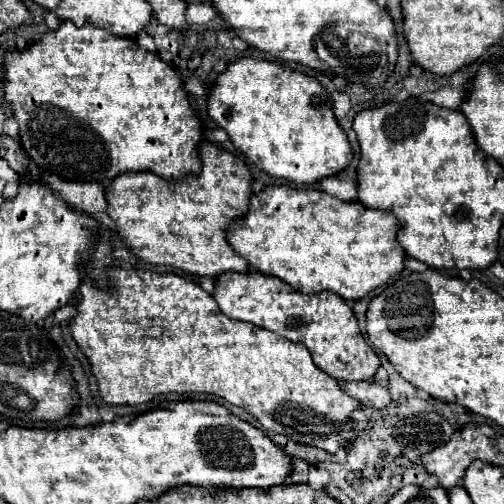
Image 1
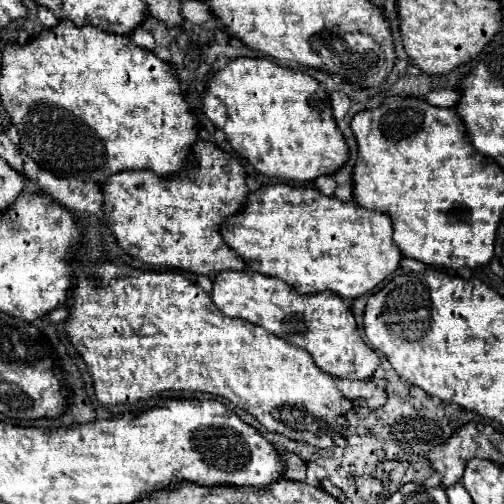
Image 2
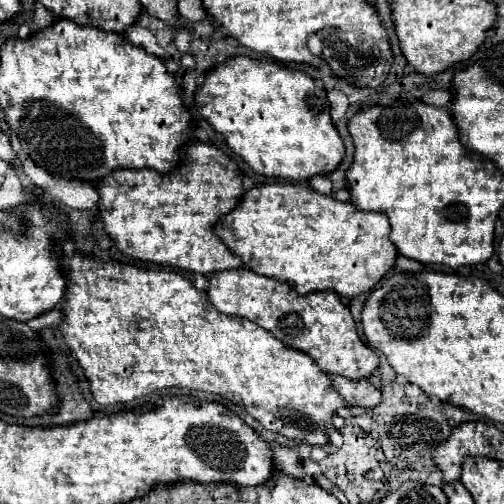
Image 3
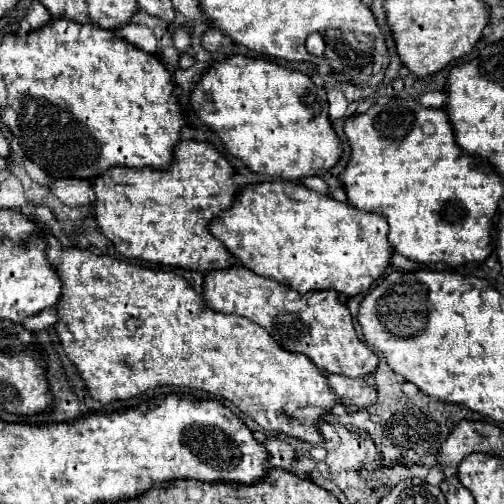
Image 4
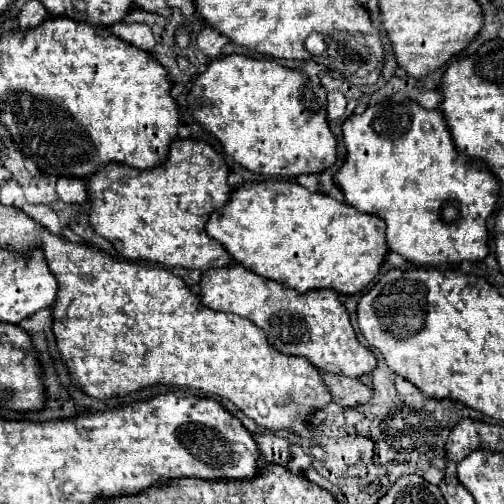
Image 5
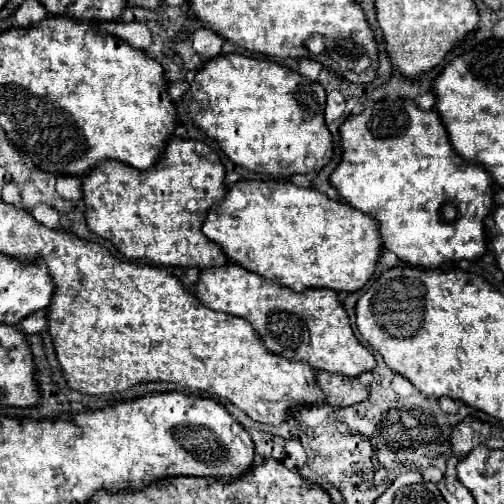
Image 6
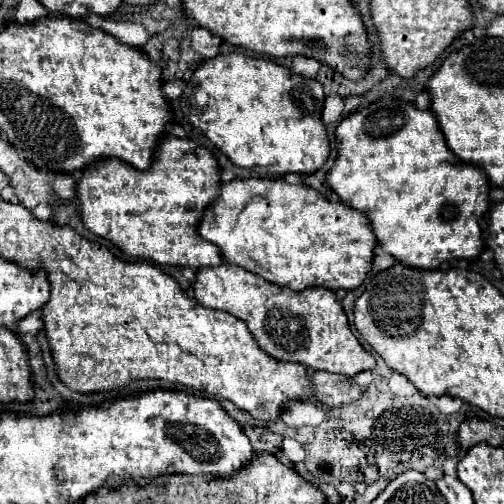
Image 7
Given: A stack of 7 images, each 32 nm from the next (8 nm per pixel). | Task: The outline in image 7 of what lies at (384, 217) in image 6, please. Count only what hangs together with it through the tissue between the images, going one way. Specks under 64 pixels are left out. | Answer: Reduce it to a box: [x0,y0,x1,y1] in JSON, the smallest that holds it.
[326,100,490,270]

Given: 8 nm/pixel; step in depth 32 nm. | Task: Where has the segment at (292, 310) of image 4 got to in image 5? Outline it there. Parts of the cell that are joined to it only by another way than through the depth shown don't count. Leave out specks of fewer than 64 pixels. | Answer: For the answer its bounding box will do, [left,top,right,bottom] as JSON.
[200,264,376,376]

